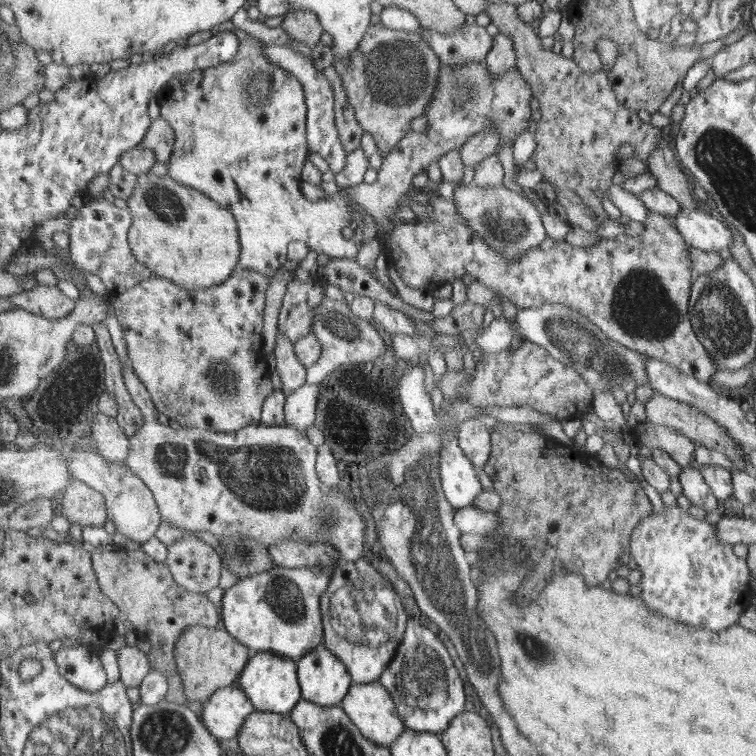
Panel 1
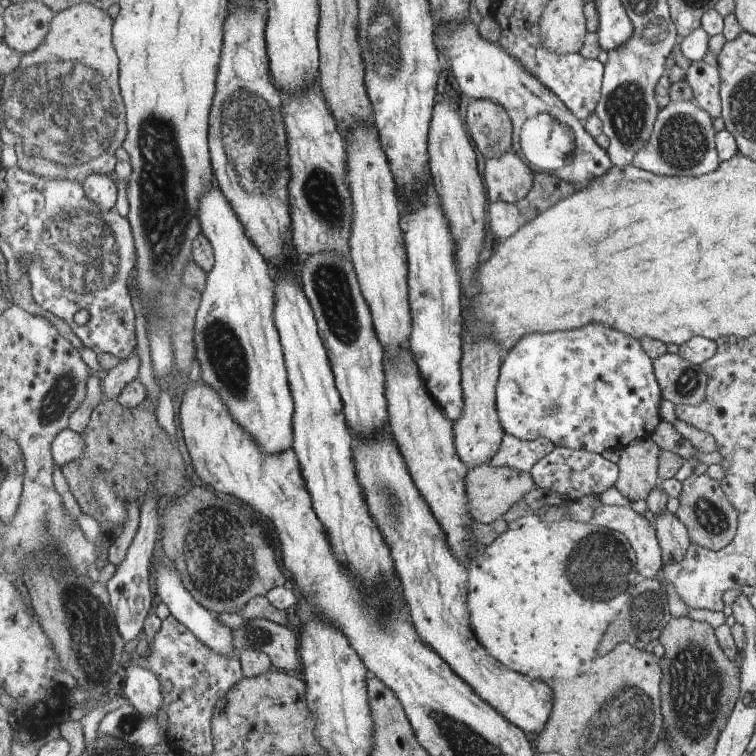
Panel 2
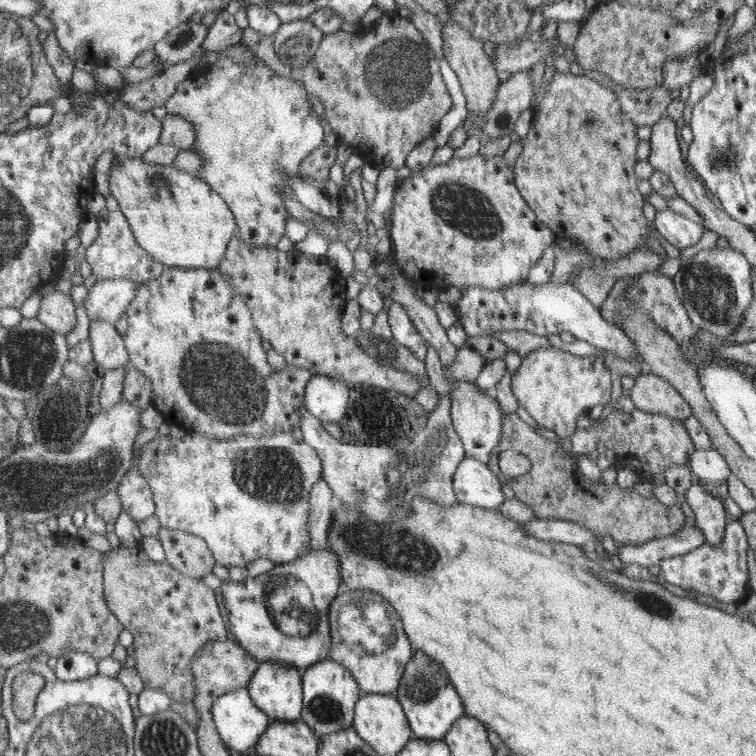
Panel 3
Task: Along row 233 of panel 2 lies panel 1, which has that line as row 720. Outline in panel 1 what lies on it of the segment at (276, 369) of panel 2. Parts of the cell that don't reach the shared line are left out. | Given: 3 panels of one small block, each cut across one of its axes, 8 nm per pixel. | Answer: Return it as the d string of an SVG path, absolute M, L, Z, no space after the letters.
M237 684L219 688L203 711L203 722L219 739L238 738L243 724L255 711L253 702Z

